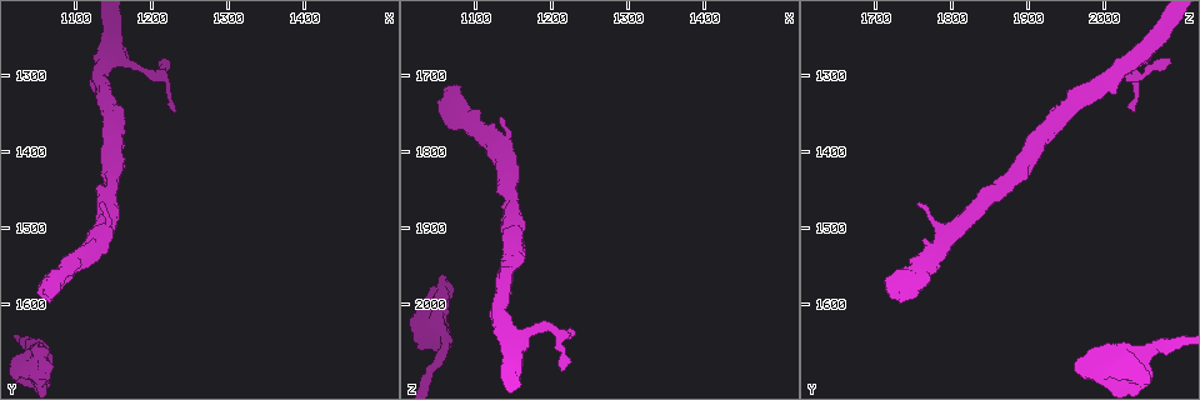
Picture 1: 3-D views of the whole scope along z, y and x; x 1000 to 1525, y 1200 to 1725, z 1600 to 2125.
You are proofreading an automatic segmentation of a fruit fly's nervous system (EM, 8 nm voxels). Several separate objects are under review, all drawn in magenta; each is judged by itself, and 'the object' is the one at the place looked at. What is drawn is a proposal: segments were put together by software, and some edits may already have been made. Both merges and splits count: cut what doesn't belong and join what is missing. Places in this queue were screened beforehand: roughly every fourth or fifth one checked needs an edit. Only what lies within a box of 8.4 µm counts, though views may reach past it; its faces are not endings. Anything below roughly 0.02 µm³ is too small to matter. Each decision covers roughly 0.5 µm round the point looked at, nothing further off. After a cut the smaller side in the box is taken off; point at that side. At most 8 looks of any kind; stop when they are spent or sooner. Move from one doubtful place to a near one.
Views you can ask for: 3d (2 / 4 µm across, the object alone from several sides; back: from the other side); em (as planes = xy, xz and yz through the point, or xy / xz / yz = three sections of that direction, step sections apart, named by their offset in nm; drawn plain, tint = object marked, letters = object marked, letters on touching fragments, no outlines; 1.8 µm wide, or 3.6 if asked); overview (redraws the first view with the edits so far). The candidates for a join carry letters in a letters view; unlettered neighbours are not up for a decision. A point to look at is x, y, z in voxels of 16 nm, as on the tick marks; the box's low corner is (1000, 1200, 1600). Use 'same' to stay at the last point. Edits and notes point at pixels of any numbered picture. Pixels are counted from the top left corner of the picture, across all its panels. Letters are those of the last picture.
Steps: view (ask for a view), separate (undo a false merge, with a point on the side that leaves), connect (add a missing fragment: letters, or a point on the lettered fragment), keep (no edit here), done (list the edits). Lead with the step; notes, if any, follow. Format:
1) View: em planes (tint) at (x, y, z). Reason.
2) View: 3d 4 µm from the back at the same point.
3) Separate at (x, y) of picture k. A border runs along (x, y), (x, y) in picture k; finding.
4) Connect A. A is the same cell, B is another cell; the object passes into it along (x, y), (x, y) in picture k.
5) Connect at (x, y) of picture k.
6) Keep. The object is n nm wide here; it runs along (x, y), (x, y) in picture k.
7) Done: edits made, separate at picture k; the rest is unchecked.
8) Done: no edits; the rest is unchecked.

View: em 3.6 µm xy step 4 (letters) at (1060, 1660, 2050). Calibre changes.

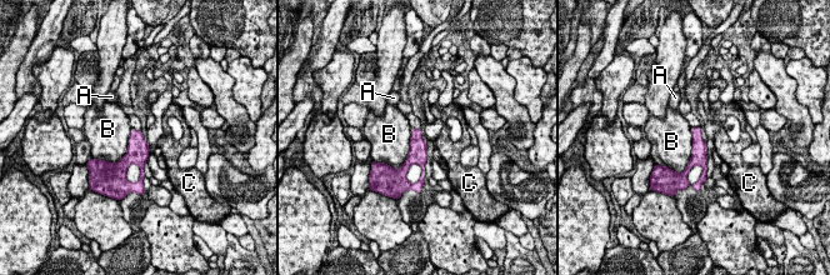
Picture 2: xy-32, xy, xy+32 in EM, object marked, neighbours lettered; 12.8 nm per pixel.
View: em 3.6 µm yz step 4 (letters) at the same point. Cut it another way.

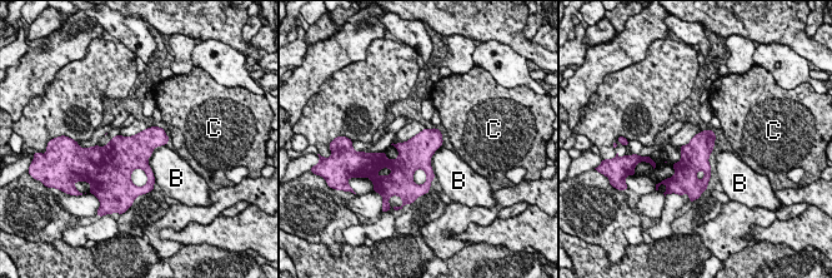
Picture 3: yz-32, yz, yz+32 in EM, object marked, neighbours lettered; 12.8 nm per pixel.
Keep. B and C are other cells; a border runs along (165, 144), (148, 159), (155, 180) in picture 3; all the same neuron.

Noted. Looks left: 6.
View: em 3.6 µm planes (plain) at (1075, 1560, 1725). Branch stops here.

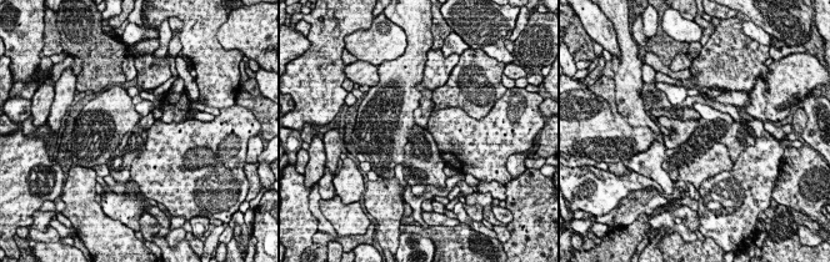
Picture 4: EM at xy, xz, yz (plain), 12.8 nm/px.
View: em 3.6 µm planes (letters) at the same point. What lies round it.

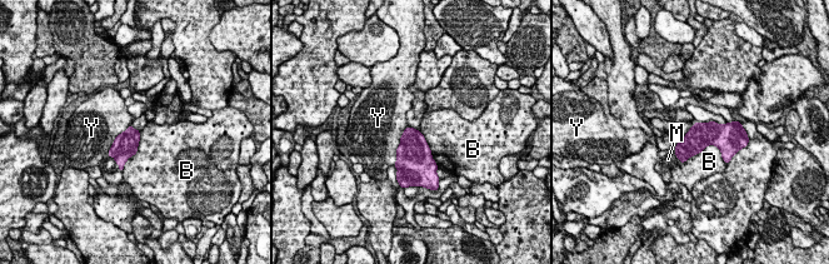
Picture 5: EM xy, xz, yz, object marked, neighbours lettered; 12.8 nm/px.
Connect at (668, 159) of picture 5. The object is 300 nm wide here; M is the same cell, B and Y are other cells; the object passes into it along (692, 144), (675, 154), (668, 159) in picture 5; the neuron continues.

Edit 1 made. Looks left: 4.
View: overview. See it whole again.

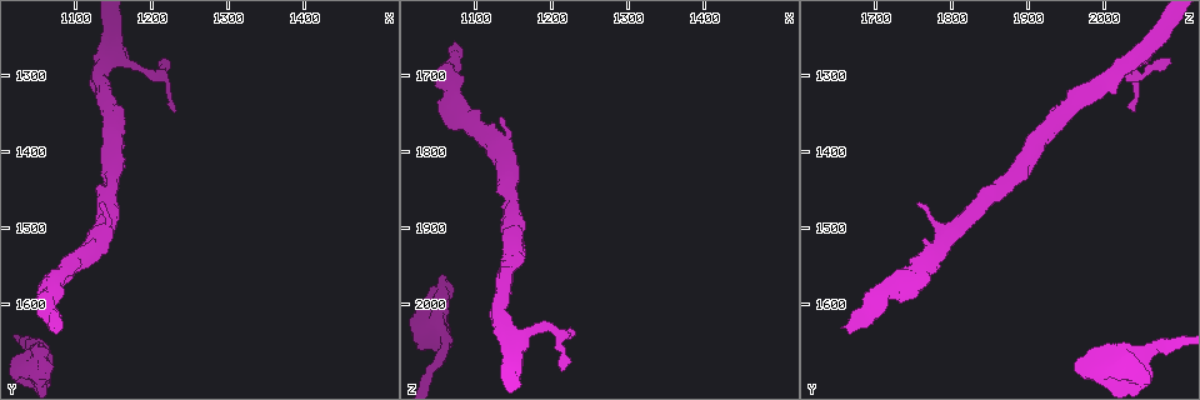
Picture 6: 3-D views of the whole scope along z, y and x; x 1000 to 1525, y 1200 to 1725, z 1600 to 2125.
View: em yz step 4 (tint) at (1150, 1275, 2040). Three arms meet.

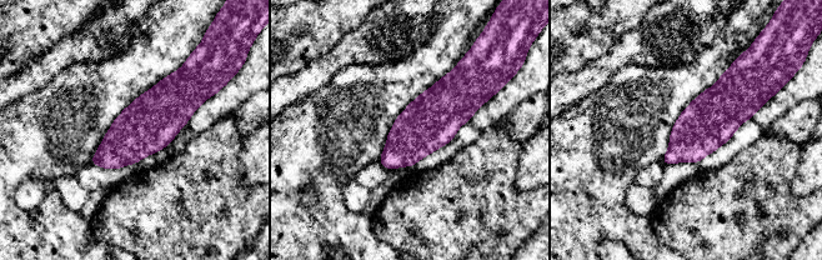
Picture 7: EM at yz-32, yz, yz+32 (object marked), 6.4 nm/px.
View: em xy step 8 (tint) at the same point.

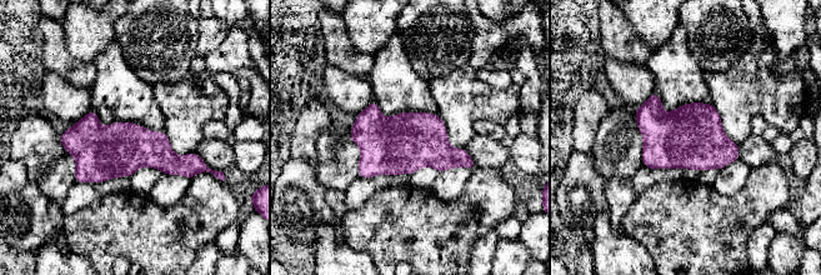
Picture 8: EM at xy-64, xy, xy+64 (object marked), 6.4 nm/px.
View: em xy step 8 (letters) at the same point.

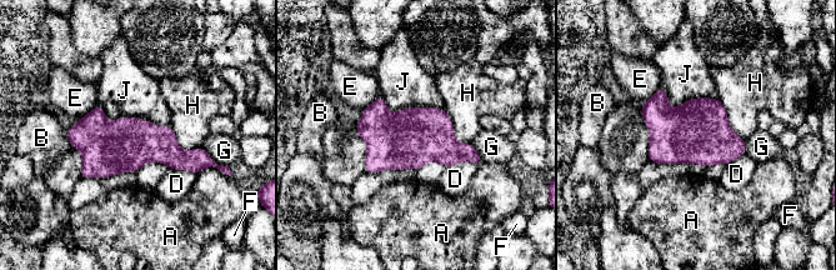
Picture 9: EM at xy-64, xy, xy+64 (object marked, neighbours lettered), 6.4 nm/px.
Keep. A, B, D, E, F, G, H and J are other cells; one neuron here.

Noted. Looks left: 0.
Done: edits made, connect at picture 5; the rest is unchecked.

